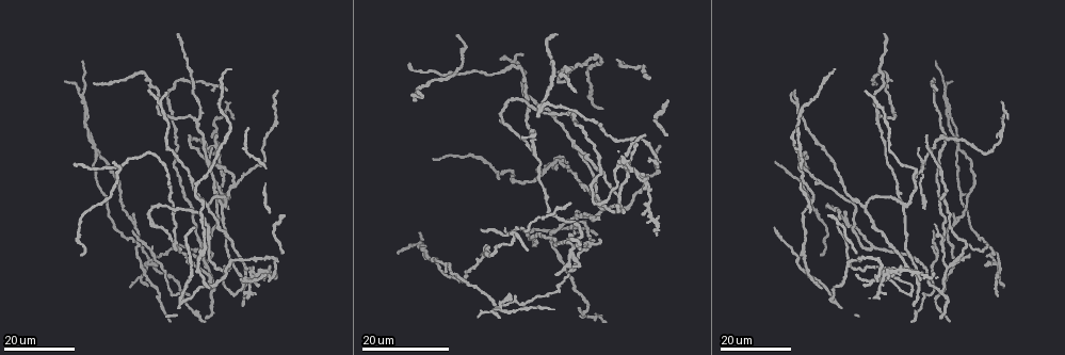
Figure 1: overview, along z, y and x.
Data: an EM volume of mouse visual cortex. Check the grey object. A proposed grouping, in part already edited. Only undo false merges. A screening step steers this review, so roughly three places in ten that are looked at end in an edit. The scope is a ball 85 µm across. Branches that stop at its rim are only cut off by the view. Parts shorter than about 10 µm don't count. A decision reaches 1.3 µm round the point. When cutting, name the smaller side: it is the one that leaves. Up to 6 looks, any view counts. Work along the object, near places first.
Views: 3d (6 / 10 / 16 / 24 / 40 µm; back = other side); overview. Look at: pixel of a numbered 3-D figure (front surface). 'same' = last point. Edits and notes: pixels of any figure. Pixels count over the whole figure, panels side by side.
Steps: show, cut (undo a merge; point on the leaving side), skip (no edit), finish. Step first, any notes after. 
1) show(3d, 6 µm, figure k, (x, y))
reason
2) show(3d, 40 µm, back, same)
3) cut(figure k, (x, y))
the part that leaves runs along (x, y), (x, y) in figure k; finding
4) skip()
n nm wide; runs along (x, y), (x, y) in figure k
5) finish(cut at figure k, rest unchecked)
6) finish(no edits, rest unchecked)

show(3d, 16 µm, figure 1, (570, 247))
a fork

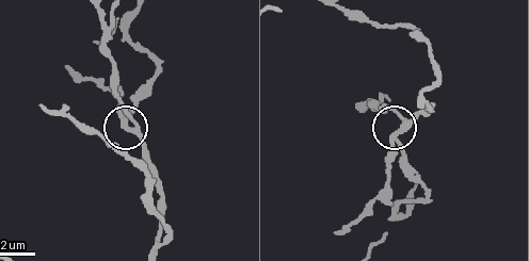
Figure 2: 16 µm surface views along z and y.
show(3d, 10 µm, figure 2, (129, 129))
zoom in

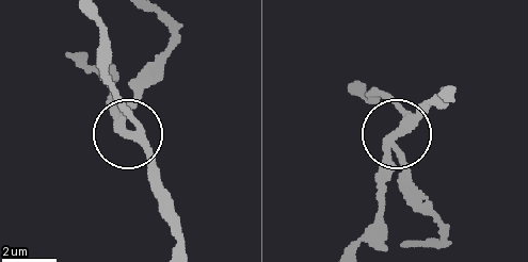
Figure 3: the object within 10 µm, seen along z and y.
skip()
270 nm wide; runs along (174, 249), (162, 181), (108, 87) in figure 3; one neuron here

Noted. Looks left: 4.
show(3d, 16 µm, figure 1, (998, 261))
branch point

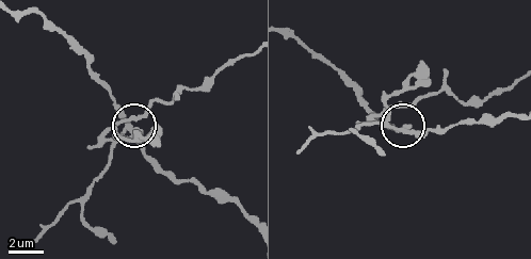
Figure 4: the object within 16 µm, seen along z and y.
show(3d, 10 µm, figure 4, (130, 124))

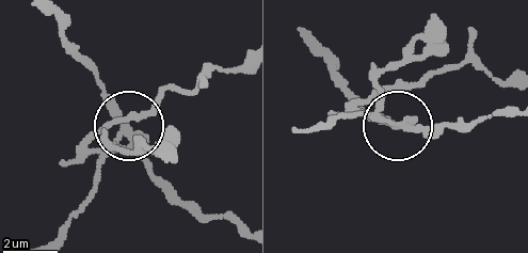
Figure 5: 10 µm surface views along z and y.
cut(figure 5, (138, 119))
side arm 16 µm; a second neuron is stuck on

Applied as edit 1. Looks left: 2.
finish(cut at figure 5, rest unchecked)

